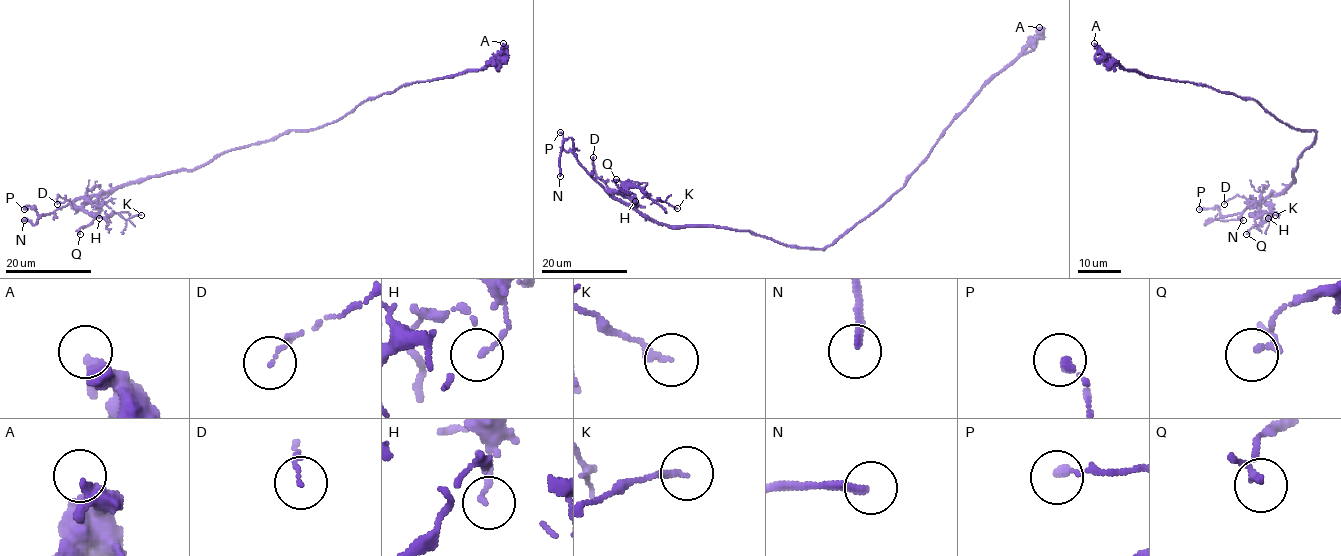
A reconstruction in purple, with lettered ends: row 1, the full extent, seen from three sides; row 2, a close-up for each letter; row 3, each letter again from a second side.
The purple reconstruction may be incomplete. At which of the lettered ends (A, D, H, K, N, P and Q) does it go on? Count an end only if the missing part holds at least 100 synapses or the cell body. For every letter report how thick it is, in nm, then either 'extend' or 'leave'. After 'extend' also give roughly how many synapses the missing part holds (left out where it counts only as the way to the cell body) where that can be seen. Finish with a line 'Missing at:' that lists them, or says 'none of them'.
A: 300 nm thick; leave
D: 120 nm thick; leave
H: 140 nm thick; leave
K: 190 nm thick; leave
N: 220 nm thick; extend
P: 240 nm thick; leave
Q: 140 nm thick; leave
Missing at: N

